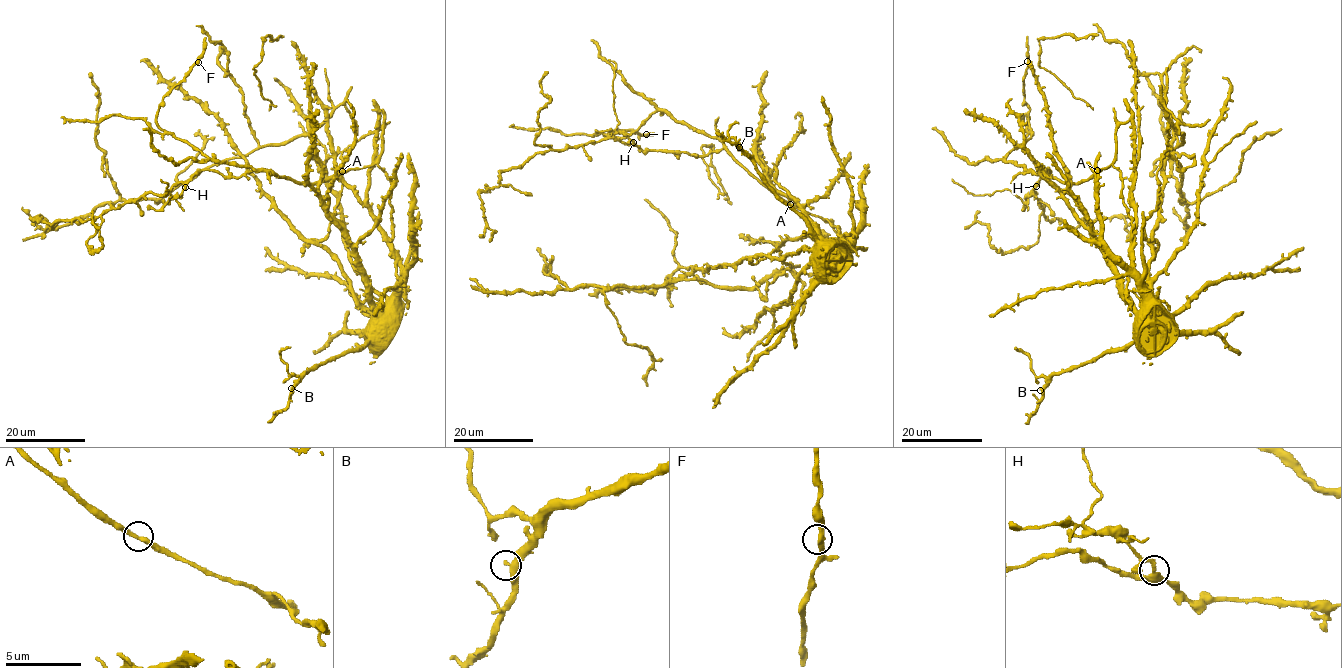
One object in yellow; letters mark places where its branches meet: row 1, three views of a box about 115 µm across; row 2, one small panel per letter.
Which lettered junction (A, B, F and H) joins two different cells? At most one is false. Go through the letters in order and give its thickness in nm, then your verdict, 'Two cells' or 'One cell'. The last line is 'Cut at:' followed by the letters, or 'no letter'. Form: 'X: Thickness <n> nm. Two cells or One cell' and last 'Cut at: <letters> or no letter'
A: Thickness 360 nm. One cell
B: Thickness 360 nm. One cell
F: Thickness 360 nm. One cell
H: Thickness 360 nm. Two cells
Cut at: H

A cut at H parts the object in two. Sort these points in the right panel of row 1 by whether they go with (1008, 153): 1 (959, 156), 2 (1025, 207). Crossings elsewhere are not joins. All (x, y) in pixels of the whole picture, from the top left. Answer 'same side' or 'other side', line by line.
1: same side
2: other side

